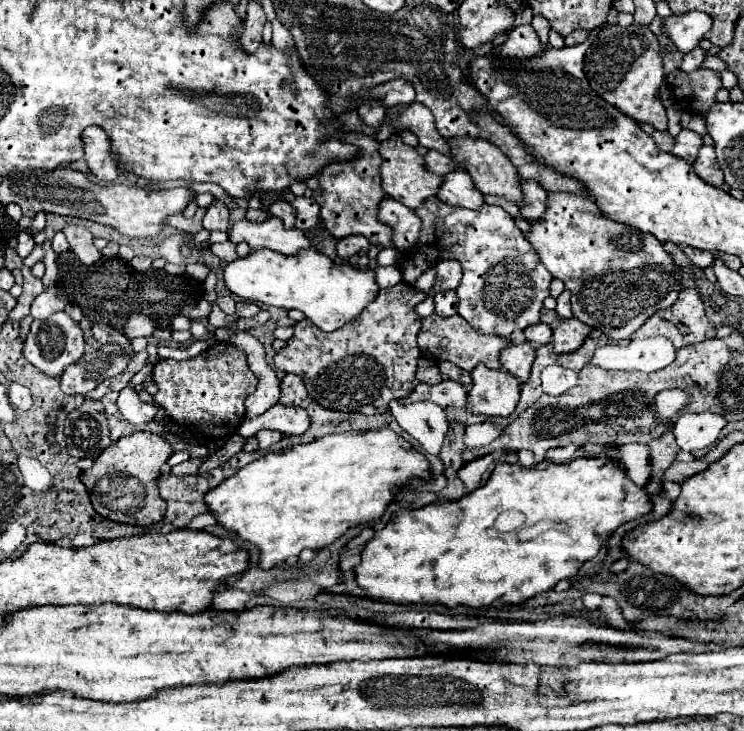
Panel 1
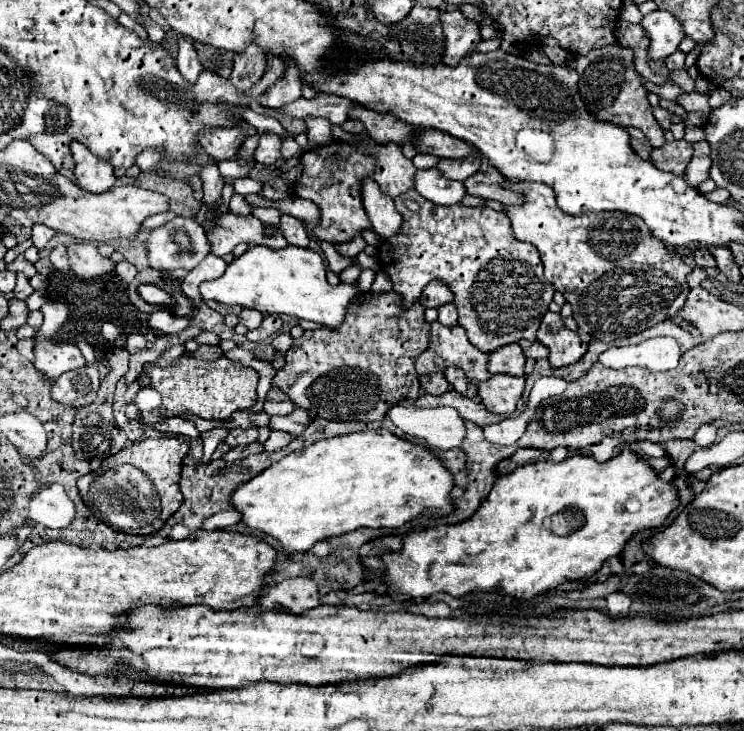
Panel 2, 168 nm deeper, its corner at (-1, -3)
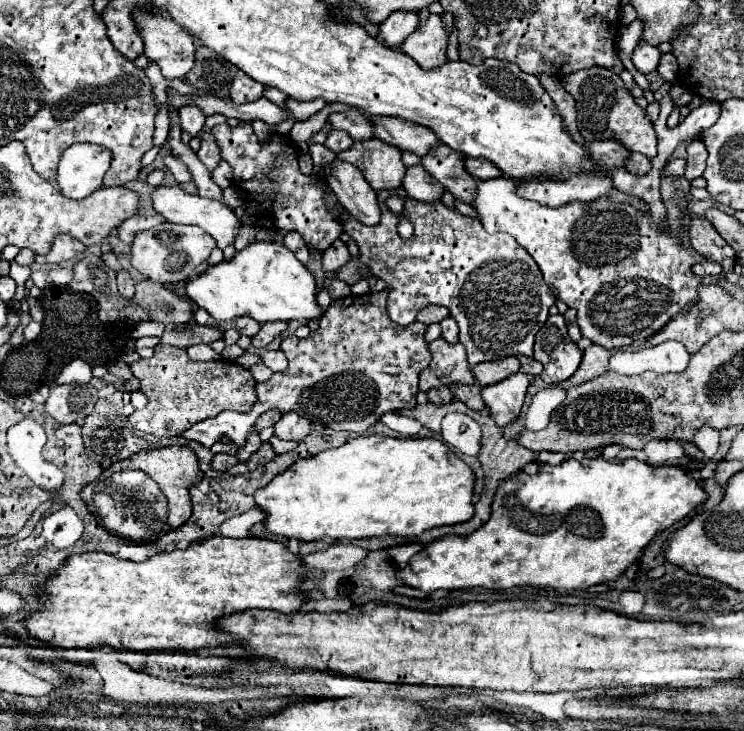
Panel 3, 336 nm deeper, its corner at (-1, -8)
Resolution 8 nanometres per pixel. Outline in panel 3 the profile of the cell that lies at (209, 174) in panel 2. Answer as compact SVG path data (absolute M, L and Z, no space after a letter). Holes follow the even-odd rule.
M207 130L207 132L203 134L203 142L201 142L201 148L199 148L197 156L199 156L199 160L201 160L209 170L215 170L215 168L219 166L221 156L219 156L219 148L217 148L213 136L211 136L211 130Z

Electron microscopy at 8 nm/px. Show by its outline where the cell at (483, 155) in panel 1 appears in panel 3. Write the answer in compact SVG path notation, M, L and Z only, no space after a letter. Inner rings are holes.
M371 118L375 126L375 138L385 140L387 144L397 146L399 150L413 152L417 156L425 156L429 150L433 150L439 144L439 138L425 126L419 126L415 122L391 118Z

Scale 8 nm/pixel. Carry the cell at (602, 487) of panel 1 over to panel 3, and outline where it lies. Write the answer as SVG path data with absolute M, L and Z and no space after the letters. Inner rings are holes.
M569 458L569 460L565 460L559 466L541 464L539 472L535 472L535 474L519 472L519 474L503 480L503 484L499 484L495 500L493 500L493 506L491 506L491 516L481 528L477 528L469 536L445 536L445 538L439 538L439 540L431 542L423 552L415 554L405 568L397 570L397 578L403 584L407 584L411 588L417 588L417 590L421 590L425 594L431 594L435 590L459 590L459 588L477 588L477 586L485 586L485 588L491 588L491 590L507 590L507 588L513 588L513 586L553 588L557 592L587 590L589 586L595 586L595 584L601 584L601 582L609 582L609 580L617 580L627 566L631 566L635 560L641 558L643 548L651 542L651 538L657 532L661 532L661 530L669 528L671 524L679 522L693 508L703 504L705 500L707 500L707 494L703 492L701 484L697 480L689 478L685 474L685 470L679 468L679 466L657 466L657 468L653 468L653 466L647 466L645 462L639 462L635 458L625 458L625 460L603 460L603 458L589 460L589 458L585 458L581 462L575 460L575 458Z

